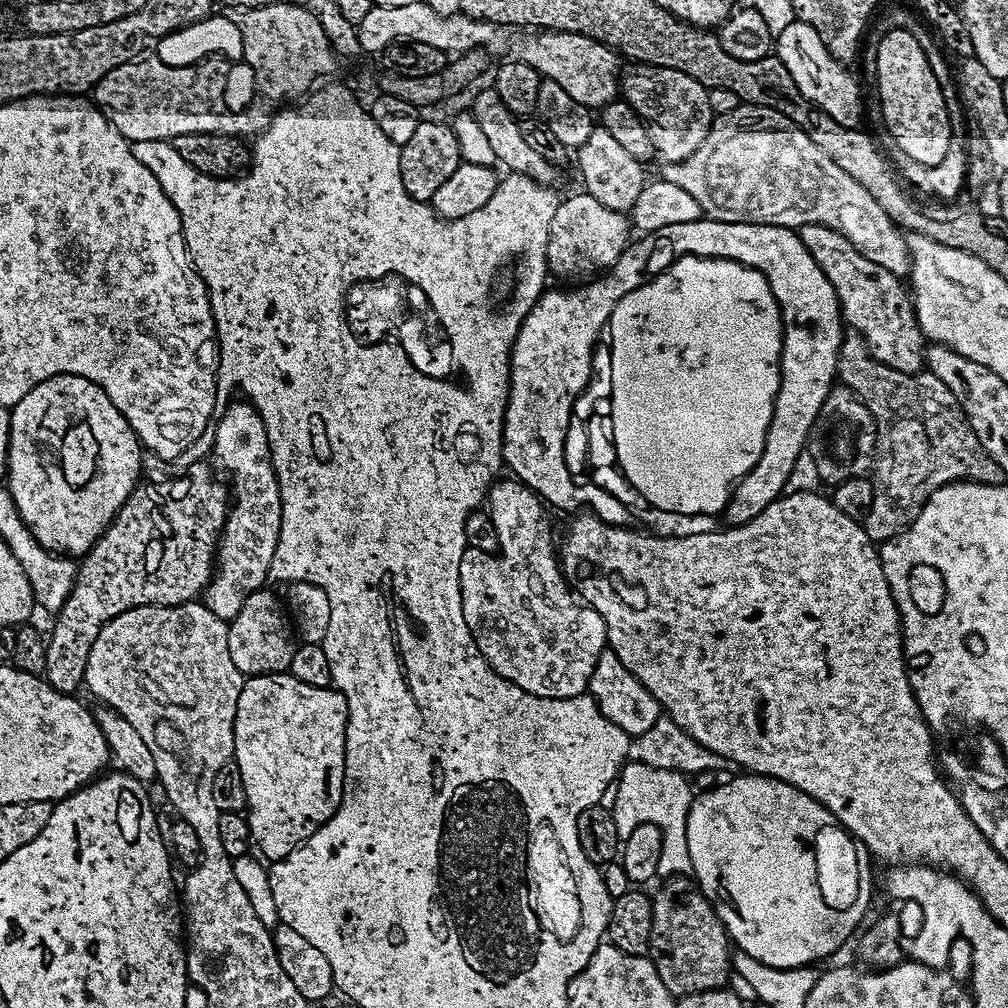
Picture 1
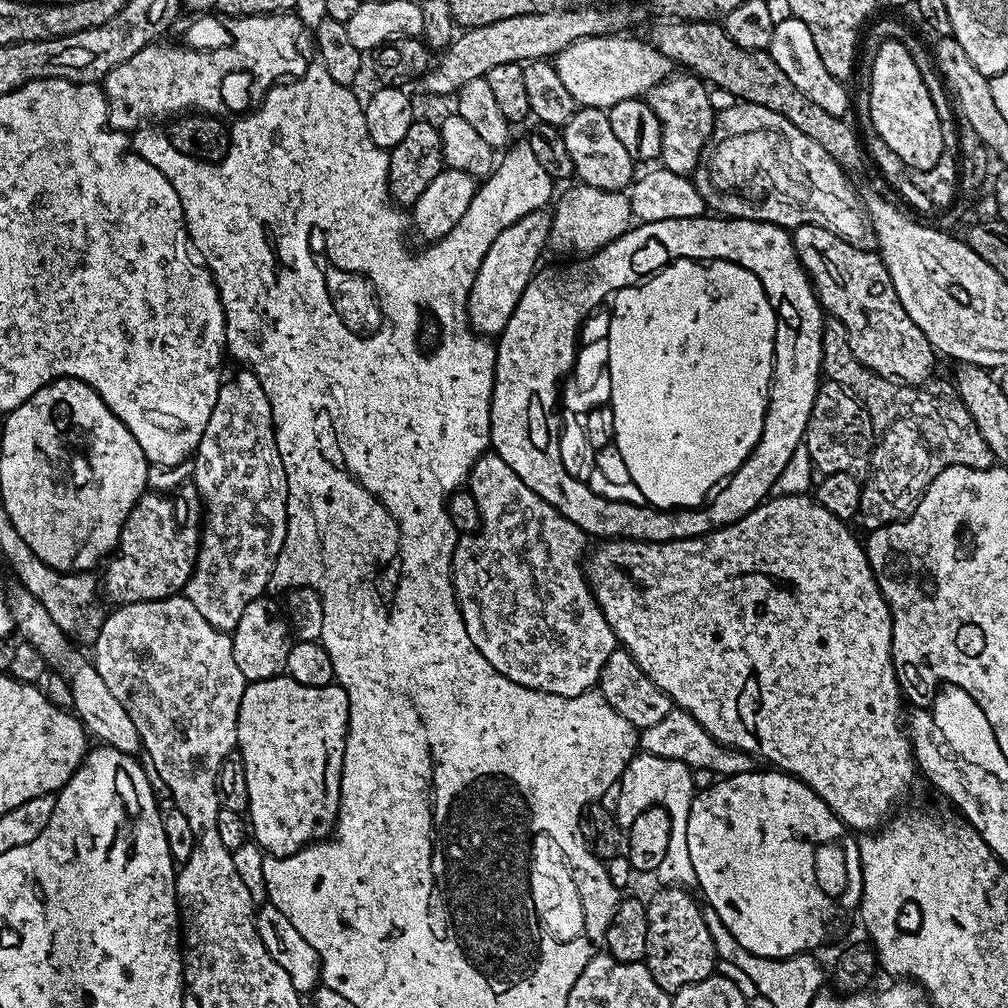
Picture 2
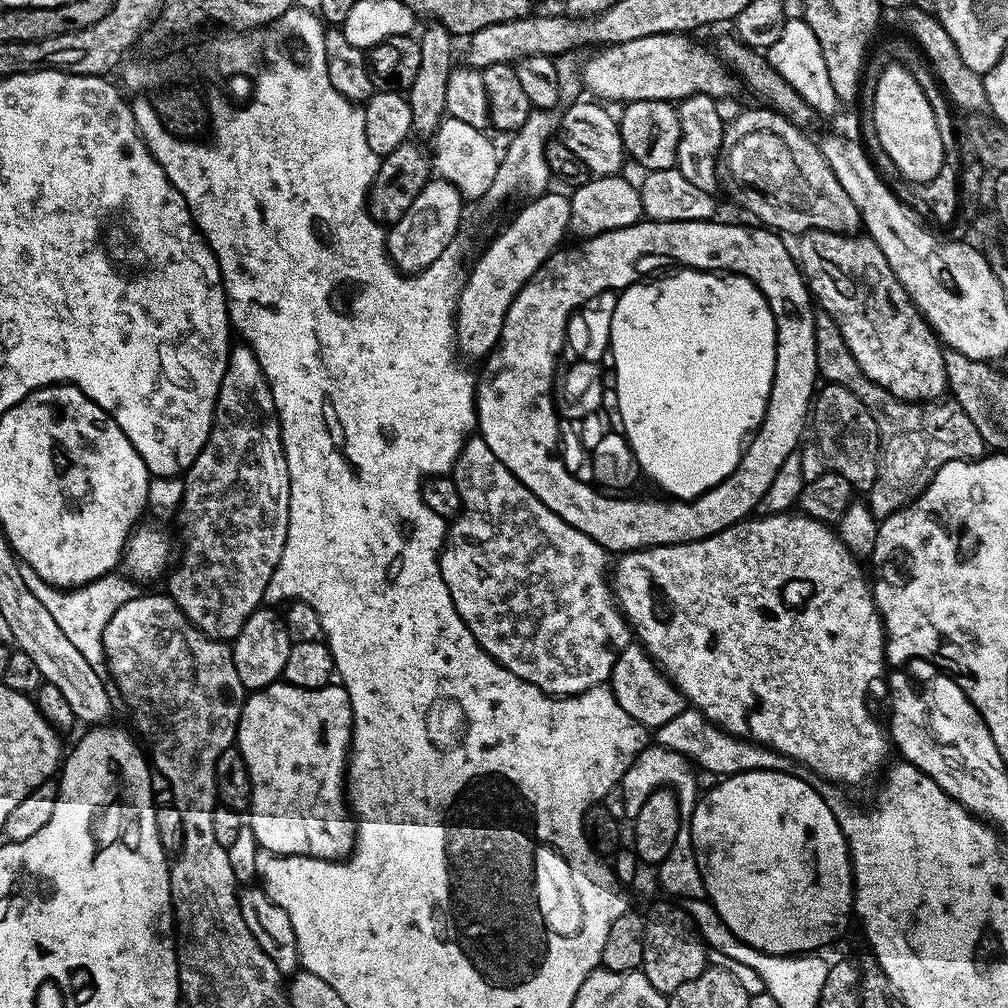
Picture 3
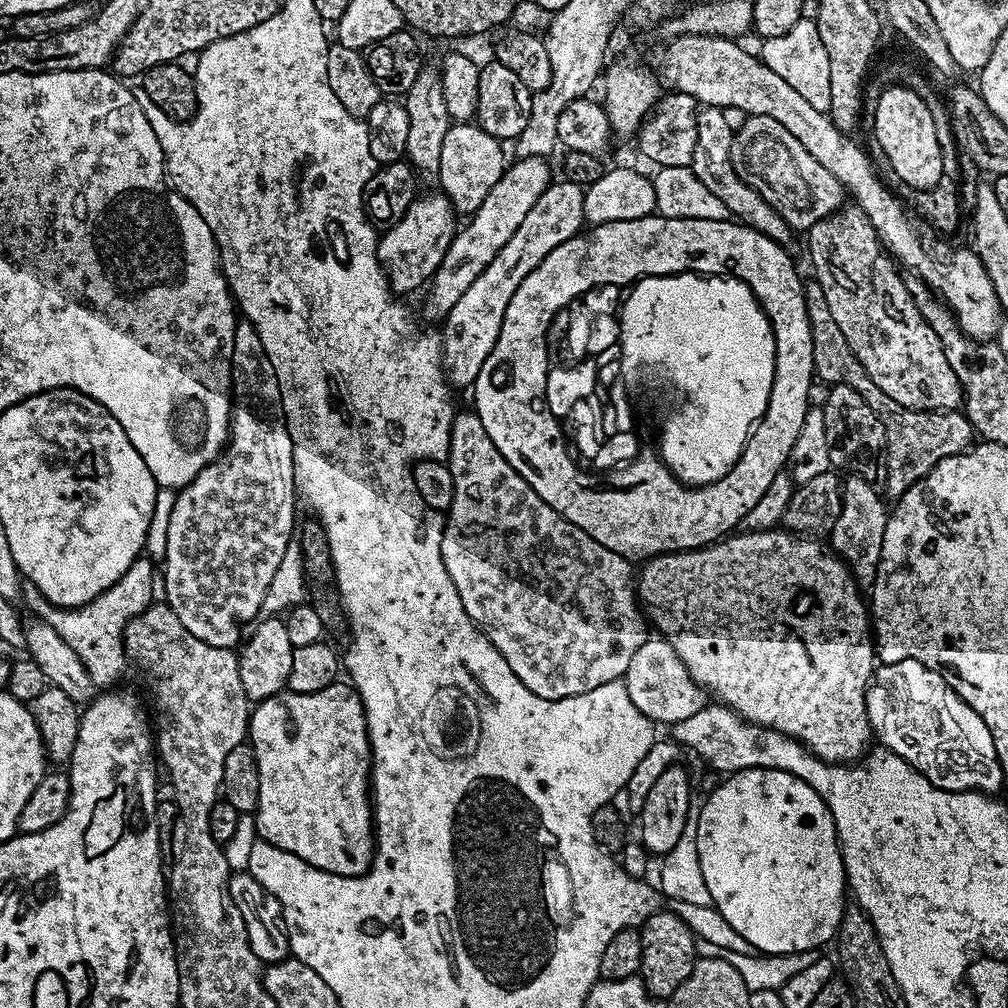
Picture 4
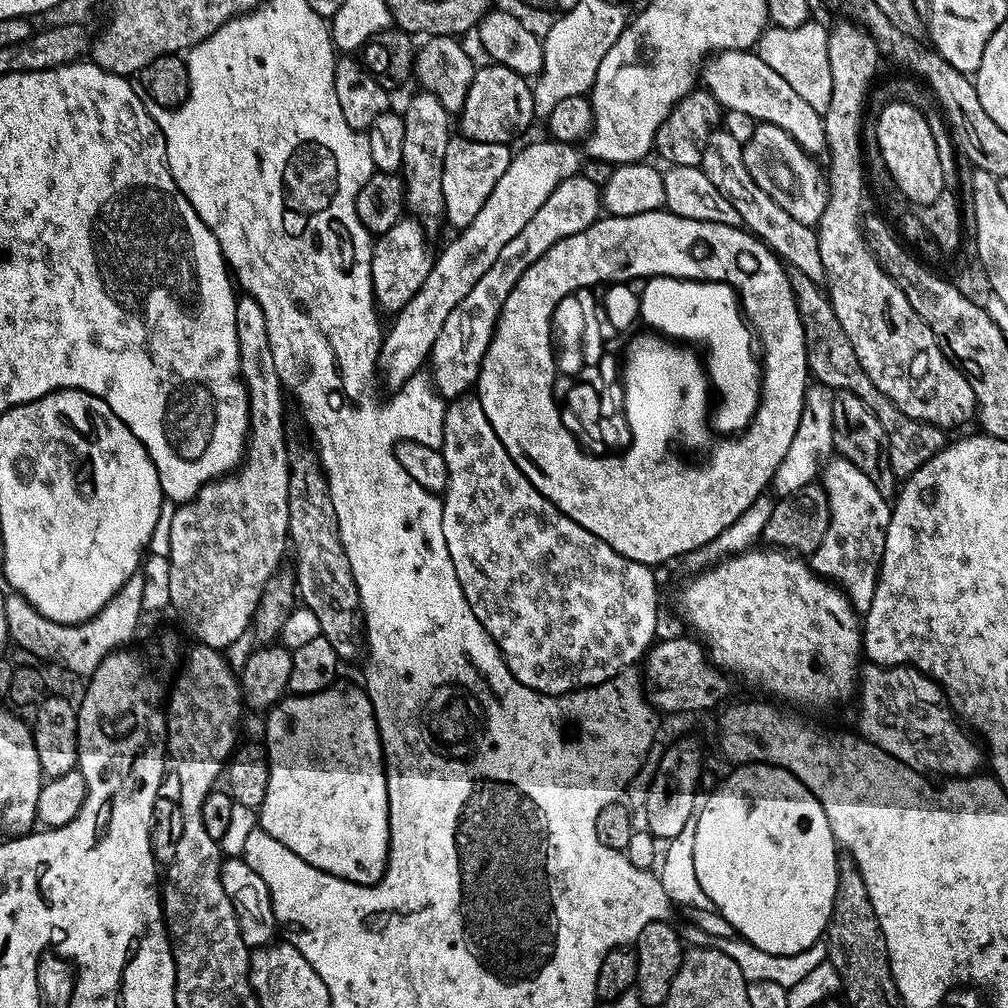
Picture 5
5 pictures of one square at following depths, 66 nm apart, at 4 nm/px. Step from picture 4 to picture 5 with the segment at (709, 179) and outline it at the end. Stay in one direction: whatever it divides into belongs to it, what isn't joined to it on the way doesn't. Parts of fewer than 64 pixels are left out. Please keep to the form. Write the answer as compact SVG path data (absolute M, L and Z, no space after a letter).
M714 130L708 135L708 142L704 151L700 154L699 167L704 169L706 178L718 186L726 198L730 198L730 206L738 210L741 225L752 235L758 237L763 244L768 245L785 265L802 270L812 280L817 282L824 279L824 267L822 266L822 254L818 254L818 238L813 225L798 222L798 218L790 218L754 178L750 178L750 170L746 170L744 161L744 145L734 138L734 134L723 130Z

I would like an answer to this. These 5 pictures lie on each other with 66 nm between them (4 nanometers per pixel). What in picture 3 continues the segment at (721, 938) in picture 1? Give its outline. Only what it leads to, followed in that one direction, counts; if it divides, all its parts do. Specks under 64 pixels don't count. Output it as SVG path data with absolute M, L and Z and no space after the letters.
M656 904L644 916L644 963L642 970L646 978L650 978L650 986L654 990L670 994L682 986L682 982L690 982L690 978L698 978L704 968L709 967L709 949L700 938L691 918L683 907L675 908L672 904Z

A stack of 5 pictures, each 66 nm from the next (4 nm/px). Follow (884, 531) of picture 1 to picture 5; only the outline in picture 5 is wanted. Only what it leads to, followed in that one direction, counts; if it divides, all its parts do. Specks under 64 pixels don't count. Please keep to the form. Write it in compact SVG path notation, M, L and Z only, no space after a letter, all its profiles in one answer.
M789 267L787 273L790 278L790 290L794 290L794 302L798 306L798 318L802 318L802 334L806 342L806 358L811 379L815 383L824 384L833 390L858 394L858 398L862 398L862 402L866 402L866 410L870 410L874 414L874 418L878 418L878 422L882 422L882 430L886 430L890 466L894 470L894 474L898 478L912 476L914 470L918 470L918 466L930 462L930 458L934 458L944 449L945 429L902 414L902 410L898 410L898 406L894 406L894 402L890 402L890 398L886 398L886 394L882 394L882 390L878 390L878 386L874 386L874 382L870 382L870 374L866 374L866 370L862 370L862 362L858 362L858 354L854 354L854 346L850 346L850 338L846 334L846 330L842 330L842 322L838 322L838 314L834 314L834 306L828 301L827 291L817 281L802 274L802 270Z

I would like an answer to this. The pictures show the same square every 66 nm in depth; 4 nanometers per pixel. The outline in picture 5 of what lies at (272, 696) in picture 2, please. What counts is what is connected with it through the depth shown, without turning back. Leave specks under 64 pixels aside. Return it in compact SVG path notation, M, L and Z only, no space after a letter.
M337 682L331 688L315 692L309 696L285 695L284 699L270 709L267 709L268 721L264 724L262 743L268 754L268 769L270 782L266 782L266 798L262 798L262 806L258 809L258 827L266 830L270 838L282 842L286 850L298 854L302 862L314 866L331 876L342 878L355 884L377 884L384 876L388 865L388 839L390 838L390 822L388 821L388 791L386 790L386 774L384 773L384 747L380 741L380 731L376 715L367 691L363 687Z

